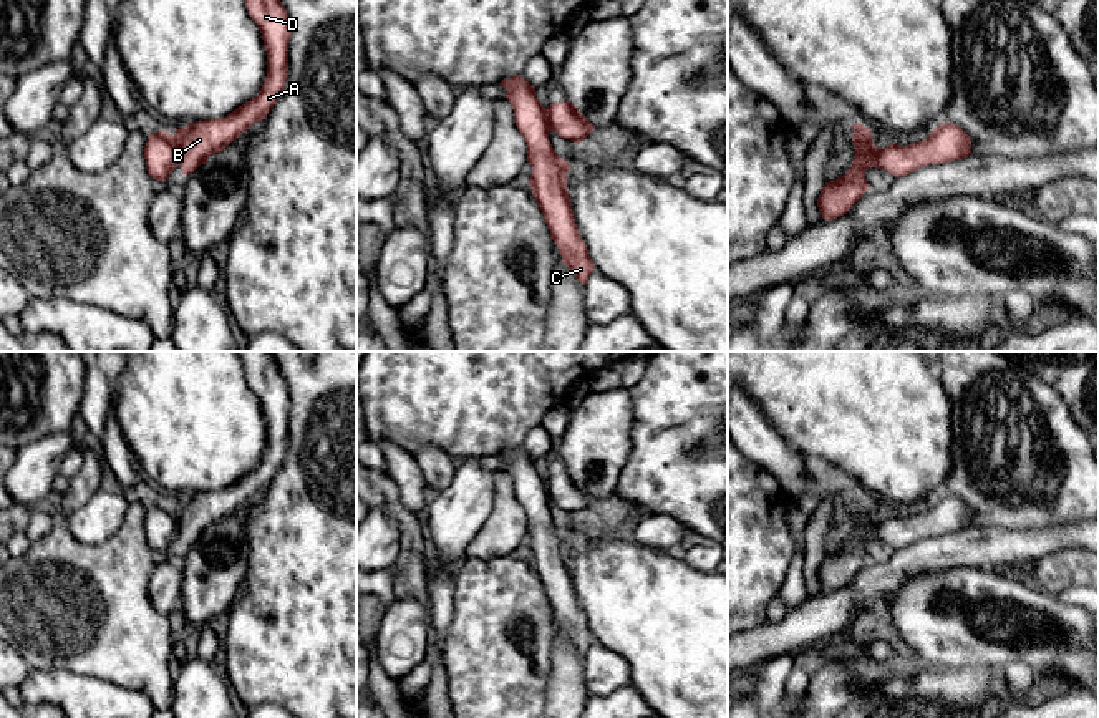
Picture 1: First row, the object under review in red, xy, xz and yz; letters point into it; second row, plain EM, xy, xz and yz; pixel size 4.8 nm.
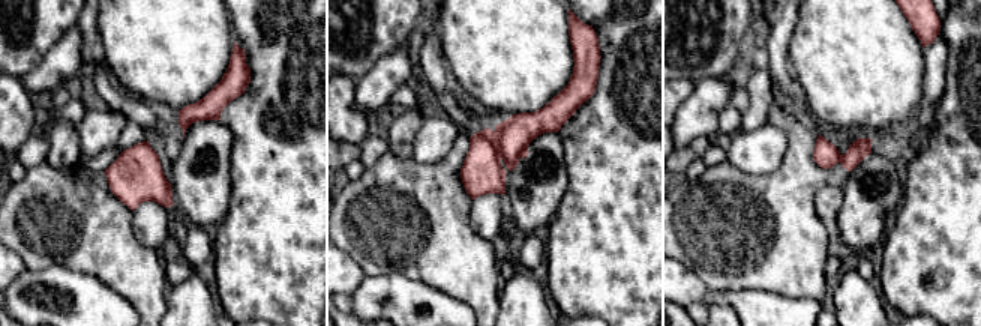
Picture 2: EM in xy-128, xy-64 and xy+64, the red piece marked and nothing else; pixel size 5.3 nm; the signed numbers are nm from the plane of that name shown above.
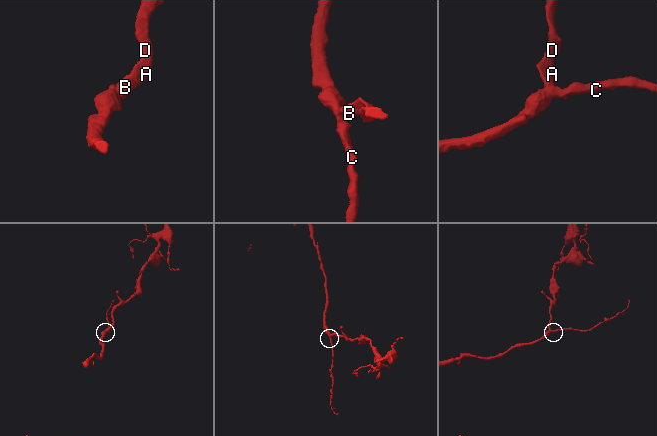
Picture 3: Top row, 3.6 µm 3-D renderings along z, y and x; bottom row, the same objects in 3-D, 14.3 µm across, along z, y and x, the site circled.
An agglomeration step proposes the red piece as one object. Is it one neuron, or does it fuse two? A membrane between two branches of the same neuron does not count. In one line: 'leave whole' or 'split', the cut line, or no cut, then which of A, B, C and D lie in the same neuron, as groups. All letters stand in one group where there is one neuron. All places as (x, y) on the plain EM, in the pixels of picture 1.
split; cut in xy along (173, 508), (178, 533); A B D / C

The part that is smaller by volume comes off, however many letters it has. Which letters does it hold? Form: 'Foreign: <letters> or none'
Foreign: A, B, D

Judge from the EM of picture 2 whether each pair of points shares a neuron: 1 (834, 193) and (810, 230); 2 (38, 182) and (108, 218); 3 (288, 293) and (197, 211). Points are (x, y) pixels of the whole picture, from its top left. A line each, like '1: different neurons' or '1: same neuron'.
1: different neurons
2: same neuron
3: different neurons

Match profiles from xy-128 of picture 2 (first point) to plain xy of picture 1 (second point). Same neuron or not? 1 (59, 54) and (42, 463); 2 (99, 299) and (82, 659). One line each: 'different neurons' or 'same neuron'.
1: same neuron
2: different neurons

